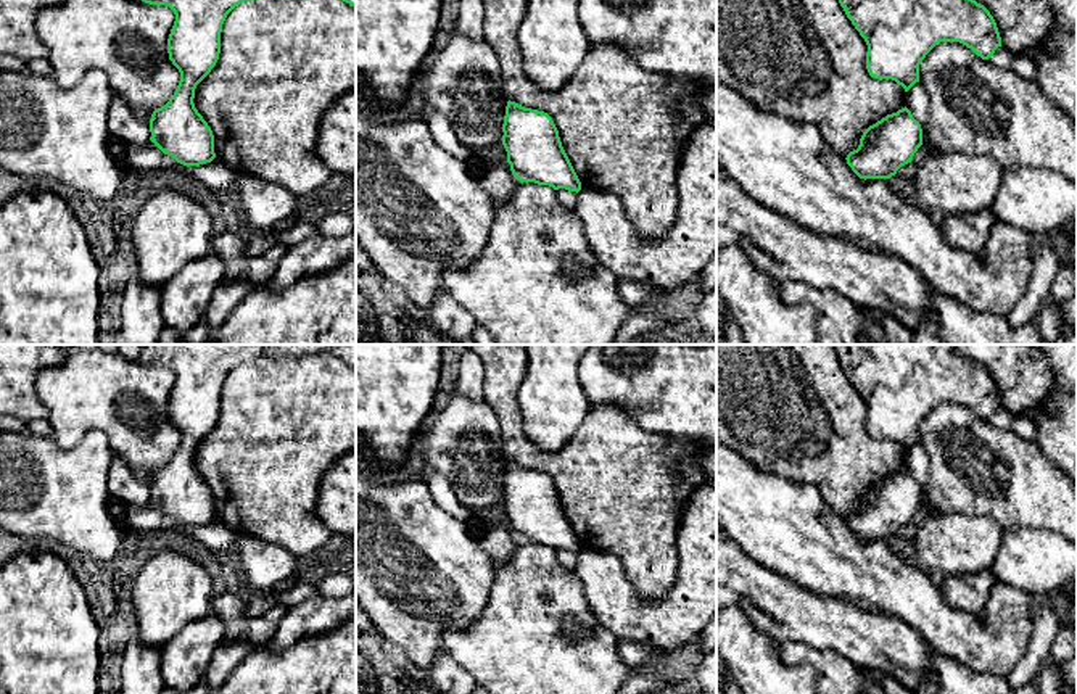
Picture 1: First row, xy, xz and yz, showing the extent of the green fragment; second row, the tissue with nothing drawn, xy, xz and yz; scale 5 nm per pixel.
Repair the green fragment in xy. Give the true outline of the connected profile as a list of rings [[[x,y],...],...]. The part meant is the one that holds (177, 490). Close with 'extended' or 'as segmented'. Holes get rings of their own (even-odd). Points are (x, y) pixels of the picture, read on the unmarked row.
[[[143,345],[140,361],[166,366],[175,382],[167,414],[180,433],[169,462],[150,480],[150,501],[184,527],[200,527],[216,518],[214,496],[195,469],[195,449],[216,427],[221,393],[227,375],[240,364],[261,356],[306,356],[332,353],[356,367],[356,345]]] | as segmented

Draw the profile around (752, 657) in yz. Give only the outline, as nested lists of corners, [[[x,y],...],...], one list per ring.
[[[739,607],[716,610],[716,654],[724,660],[741,694],[818,694],[818,678],[807,665],[787,665],[779,655],[781,642],[758,630]]]

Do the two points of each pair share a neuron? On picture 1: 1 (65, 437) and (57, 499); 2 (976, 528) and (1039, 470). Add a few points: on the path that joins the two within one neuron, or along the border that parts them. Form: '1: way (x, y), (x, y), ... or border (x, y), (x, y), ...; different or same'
1: border (97, 430), (70, 448), (52, 437); different
2: border (950, 511), (990, 517), (1003, 530); different

